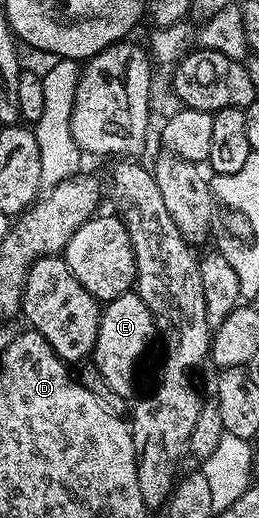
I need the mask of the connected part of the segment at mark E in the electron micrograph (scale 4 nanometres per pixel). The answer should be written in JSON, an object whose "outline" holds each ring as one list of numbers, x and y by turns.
{"outline":[[136,291,119,295,102,308,99,335,95,339,95,347,91,354,92,364,99,367,107,387,115,391,115,395,126,399,132,398,133,384,137,381,137,364,145,357,149,344,154,344,157,328,153,322,151,311,147,311,147,303]]}

